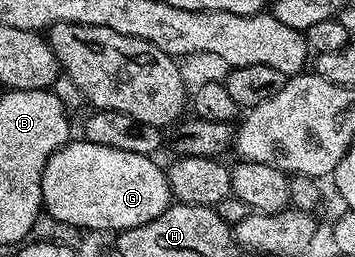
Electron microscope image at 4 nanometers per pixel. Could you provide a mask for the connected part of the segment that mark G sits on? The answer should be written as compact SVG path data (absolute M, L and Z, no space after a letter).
M79 142L59 147L44 165L42 205L47 216L70 227L86 227L87 232L117 233L144 225L169 209L170 182L151 156Z

